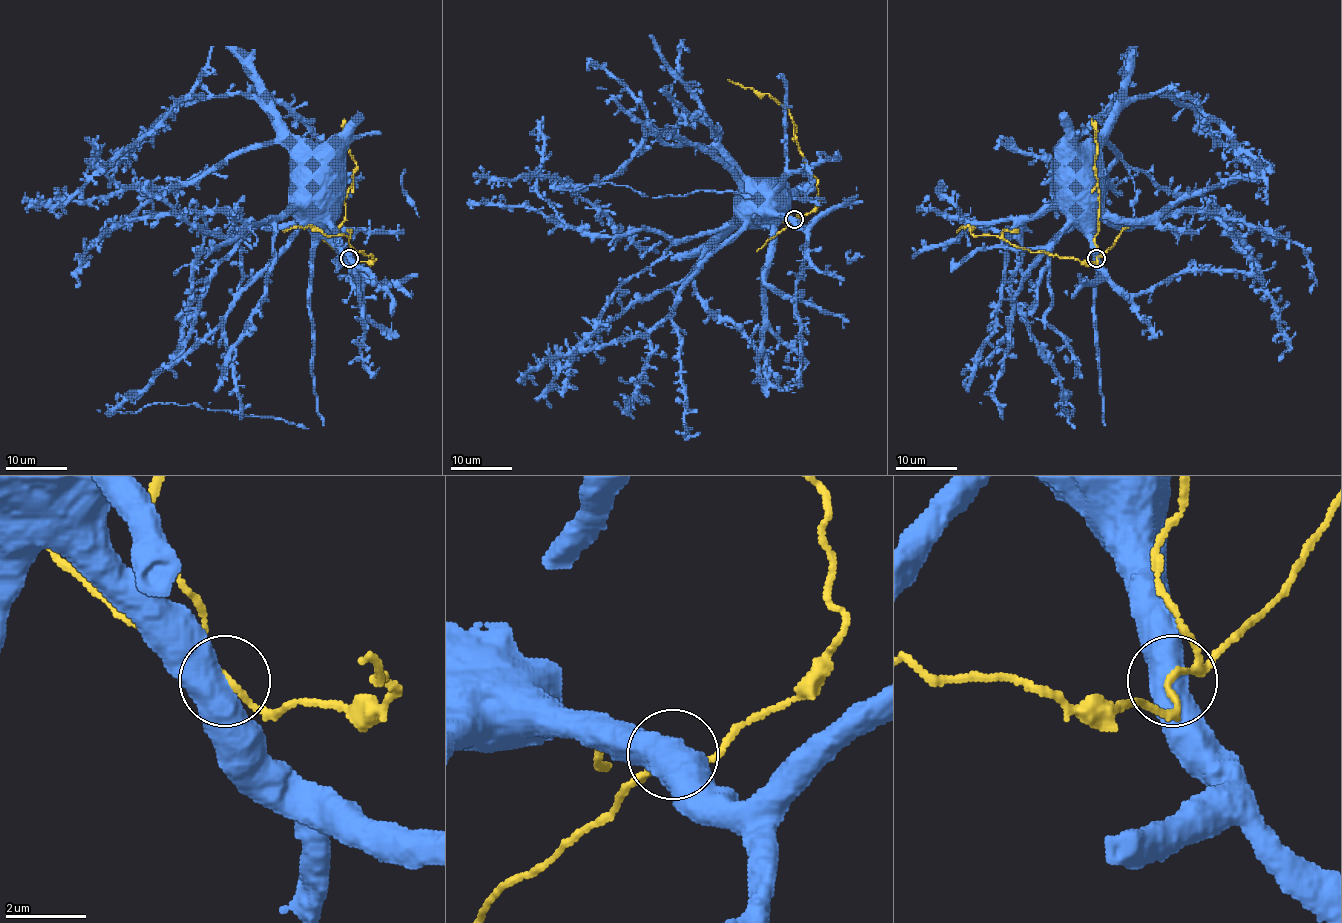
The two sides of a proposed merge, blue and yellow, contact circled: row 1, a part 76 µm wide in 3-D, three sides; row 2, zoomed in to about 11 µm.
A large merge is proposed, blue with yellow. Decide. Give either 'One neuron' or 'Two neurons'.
Two neurons

